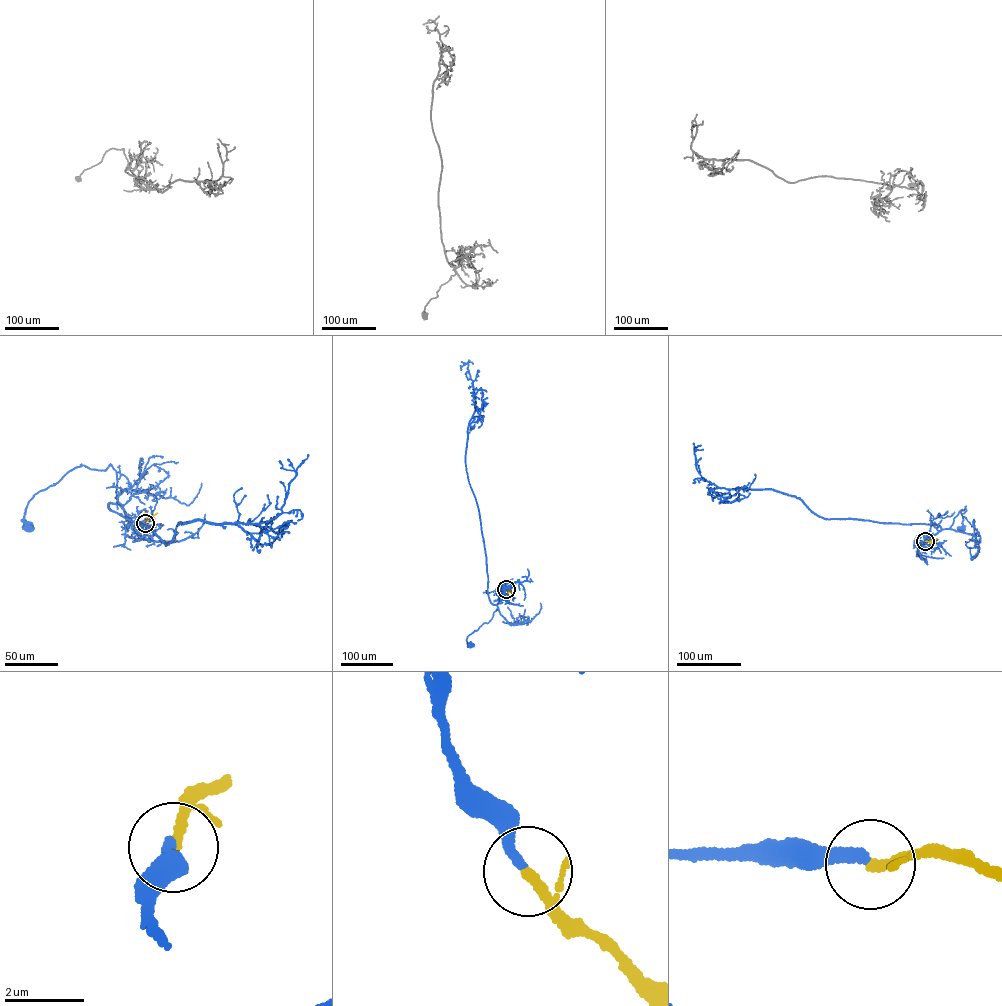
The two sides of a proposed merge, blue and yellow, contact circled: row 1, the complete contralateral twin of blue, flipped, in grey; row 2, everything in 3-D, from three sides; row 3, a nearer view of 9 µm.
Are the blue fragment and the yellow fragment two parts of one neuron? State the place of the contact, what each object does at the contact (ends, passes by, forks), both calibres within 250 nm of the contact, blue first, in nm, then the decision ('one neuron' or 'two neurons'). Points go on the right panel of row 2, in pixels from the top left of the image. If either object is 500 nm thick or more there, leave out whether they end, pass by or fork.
(925, 541) | blue ends | yellow ends | 240/240 nm | one neuron

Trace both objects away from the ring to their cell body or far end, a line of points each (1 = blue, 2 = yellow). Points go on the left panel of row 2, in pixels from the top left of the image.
1: (145, 522), (142, 536), (116, 503), (110, 464), (105, 470), (74, 468), (39, 491), (25, 510), (27, 526)
2: (145, 522), (157, 513)

